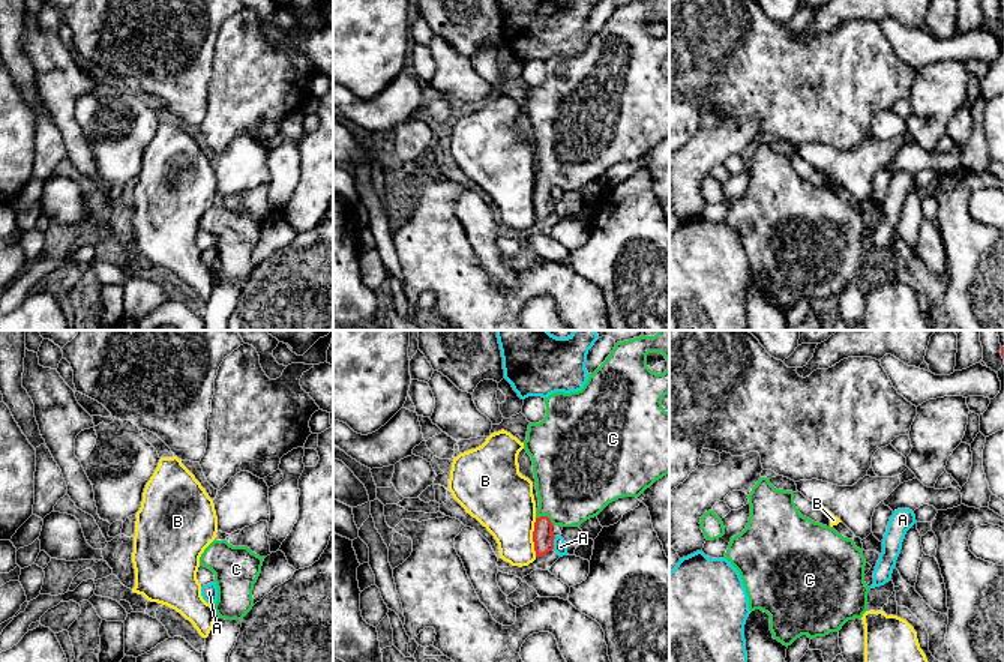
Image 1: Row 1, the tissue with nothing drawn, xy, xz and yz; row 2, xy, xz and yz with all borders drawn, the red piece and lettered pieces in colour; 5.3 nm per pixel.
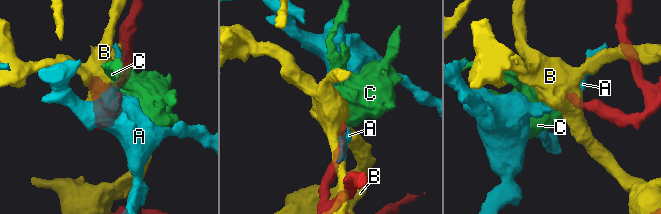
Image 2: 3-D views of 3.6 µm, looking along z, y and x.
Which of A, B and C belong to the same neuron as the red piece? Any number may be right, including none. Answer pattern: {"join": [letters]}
{"join": ["C"]}

